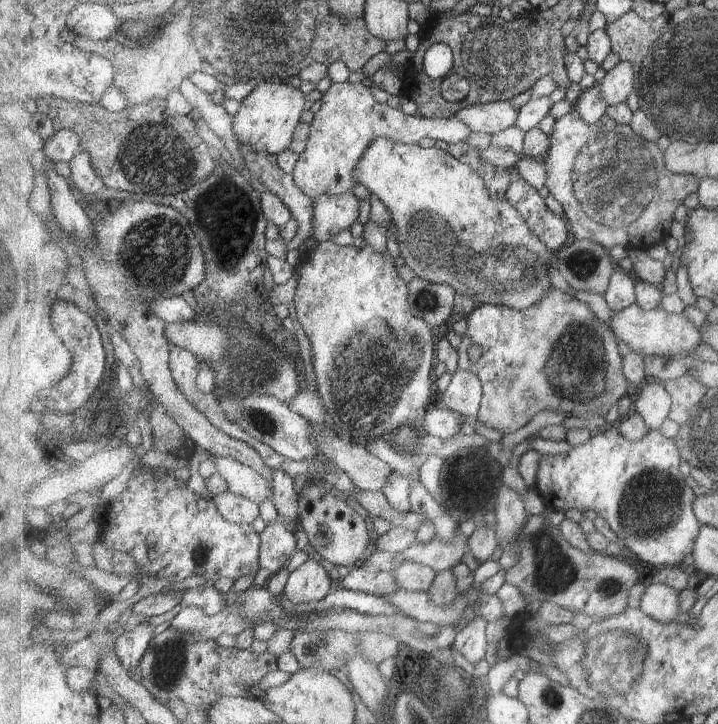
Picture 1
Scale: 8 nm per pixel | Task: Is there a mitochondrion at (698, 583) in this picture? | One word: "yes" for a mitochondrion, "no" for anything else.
no

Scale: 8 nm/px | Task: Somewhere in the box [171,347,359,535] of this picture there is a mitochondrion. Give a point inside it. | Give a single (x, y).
(263, 421)

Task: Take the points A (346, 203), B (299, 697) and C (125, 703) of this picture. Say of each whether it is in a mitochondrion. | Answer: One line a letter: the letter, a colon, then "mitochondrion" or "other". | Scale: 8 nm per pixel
A: other
B: other
C: other

